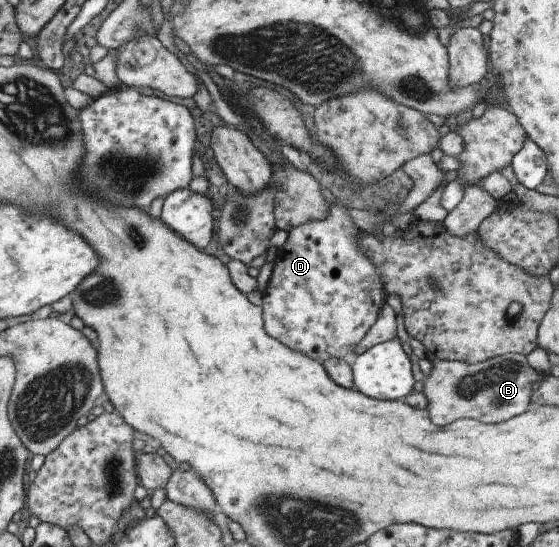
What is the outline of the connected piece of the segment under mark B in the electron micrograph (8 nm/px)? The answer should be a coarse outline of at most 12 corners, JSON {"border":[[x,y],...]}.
{"border":[[523,355],[430,359],[428,417],[496,423],[530,409]]}

